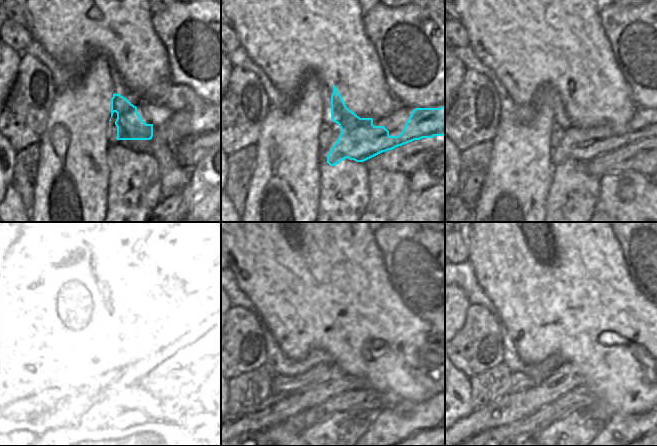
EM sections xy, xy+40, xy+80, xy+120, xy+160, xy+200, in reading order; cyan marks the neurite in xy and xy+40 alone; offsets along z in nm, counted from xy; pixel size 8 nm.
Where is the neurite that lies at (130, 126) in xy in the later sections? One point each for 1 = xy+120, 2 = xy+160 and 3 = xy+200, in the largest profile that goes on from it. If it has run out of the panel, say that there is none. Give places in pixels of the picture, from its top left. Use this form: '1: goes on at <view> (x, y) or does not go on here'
1: goes on at xy+120 (123, 373)
2: goes on at xy+160 (276, 409)
3: goes on at xy+200 (507, 408)

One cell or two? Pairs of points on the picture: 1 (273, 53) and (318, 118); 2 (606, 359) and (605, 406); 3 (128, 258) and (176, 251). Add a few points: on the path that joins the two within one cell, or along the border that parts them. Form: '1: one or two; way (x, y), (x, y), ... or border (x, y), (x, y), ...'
1: two; border (318, 77), (299, 95), (294, 95)
2: one; way (606, 371), (606, 394)
3: two; border (150, 234), (152, 246), (165, 276)

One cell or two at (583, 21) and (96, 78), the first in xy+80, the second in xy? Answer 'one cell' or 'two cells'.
two cells

